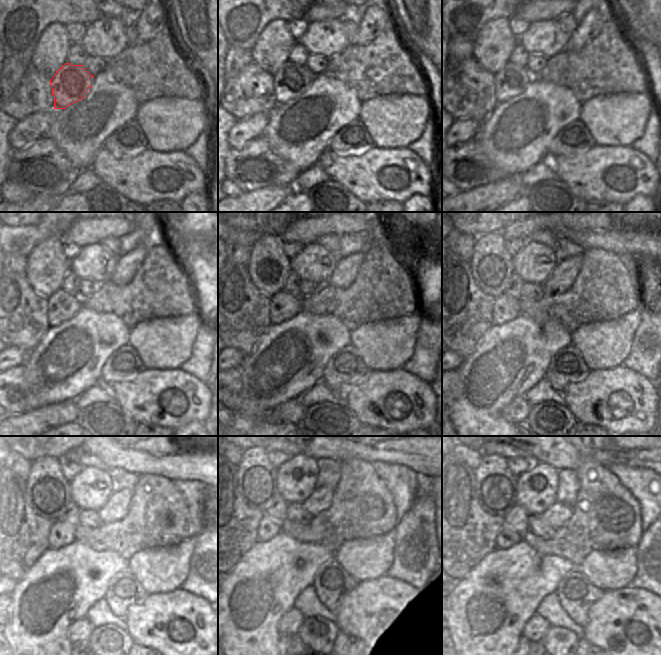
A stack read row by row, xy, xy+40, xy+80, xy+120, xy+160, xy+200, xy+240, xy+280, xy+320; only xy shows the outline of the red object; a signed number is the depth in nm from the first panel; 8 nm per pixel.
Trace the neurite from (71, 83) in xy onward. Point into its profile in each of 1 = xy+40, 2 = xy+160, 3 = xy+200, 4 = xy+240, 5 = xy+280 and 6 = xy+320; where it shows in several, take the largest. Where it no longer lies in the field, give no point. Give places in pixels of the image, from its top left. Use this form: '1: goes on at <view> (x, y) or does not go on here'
1: goes on at xy+40 (291, 80)
2: goes on at xy+160 (283, 306)
3: goes on at xy+200 (506, 308)
4: goes on at xy+240 (61, 533)
5: goes on at xy+280 (281, 532)
6: goes on at xy+320 (507, 538)

